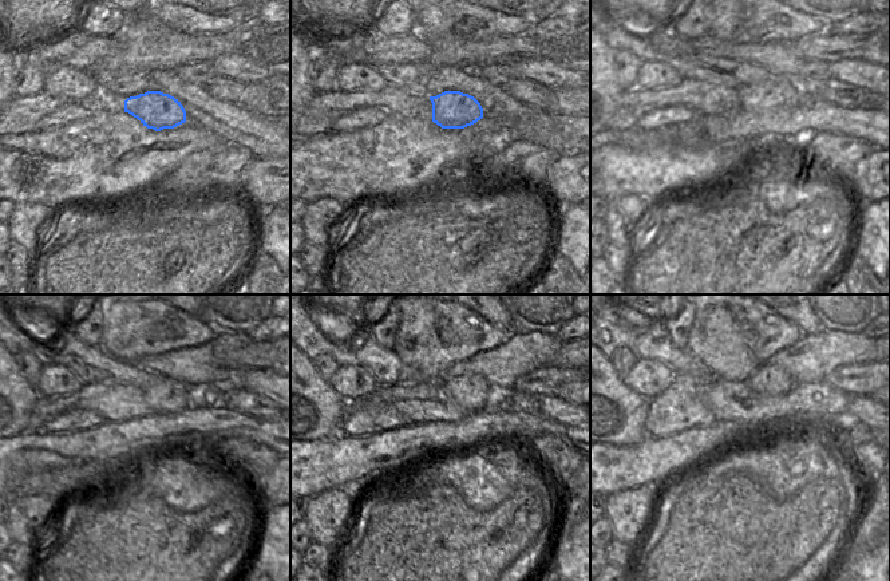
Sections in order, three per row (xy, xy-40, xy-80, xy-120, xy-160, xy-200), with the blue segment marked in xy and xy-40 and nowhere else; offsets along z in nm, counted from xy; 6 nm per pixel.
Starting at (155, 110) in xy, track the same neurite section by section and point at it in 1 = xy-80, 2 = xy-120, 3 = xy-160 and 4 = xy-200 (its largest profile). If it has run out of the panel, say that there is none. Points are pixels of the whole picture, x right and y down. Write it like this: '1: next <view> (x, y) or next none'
1: next xy-80 (759, 97)
2: next xy-120 (169, 395)
3: next xy-160 (470, 391)
4: next xy-200 (771, 380)

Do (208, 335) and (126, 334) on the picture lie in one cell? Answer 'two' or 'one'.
one

